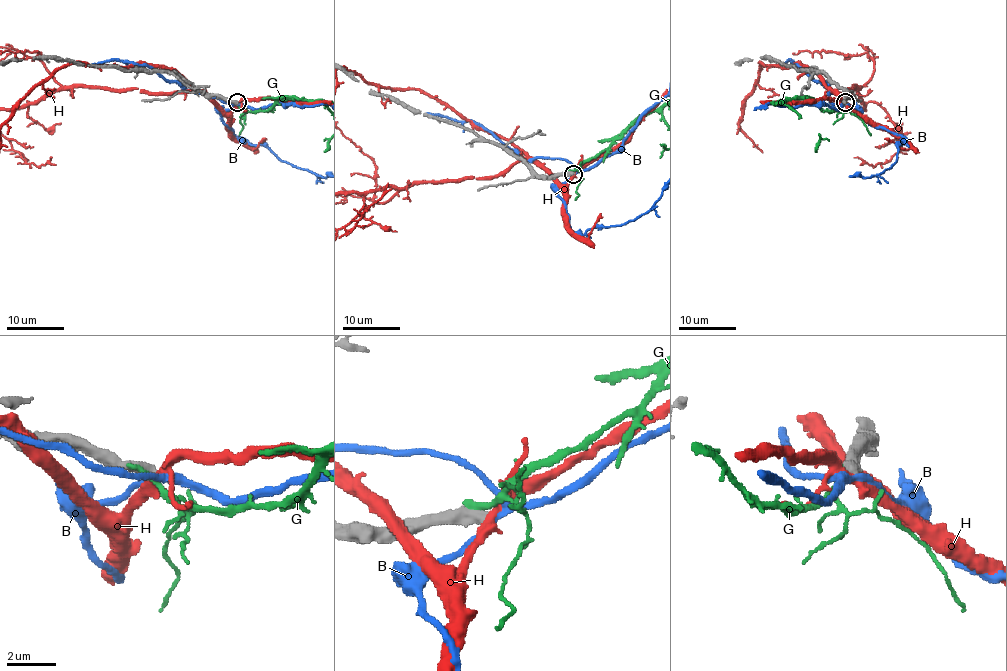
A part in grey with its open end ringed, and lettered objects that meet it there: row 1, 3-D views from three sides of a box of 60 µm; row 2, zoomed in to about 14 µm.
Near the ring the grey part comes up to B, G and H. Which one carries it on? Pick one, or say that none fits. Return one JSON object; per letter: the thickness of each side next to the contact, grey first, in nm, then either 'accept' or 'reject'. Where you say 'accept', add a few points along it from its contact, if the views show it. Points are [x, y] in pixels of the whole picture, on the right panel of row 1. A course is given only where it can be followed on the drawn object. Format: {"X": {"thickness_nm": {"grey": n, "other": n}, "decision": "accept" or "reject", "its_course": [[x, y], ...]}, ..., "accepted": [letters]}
{"B": {"thickness_nm": {"grey": 500, "other": 200}, "decision": "reject"}, "G": {"thickness_nm": {"grey": 600, "other": 280}, "decision": "reject"}, "H": {"thickness_nm": {"grey": 500, "other": 360}, "decision": "reject"}, "accepted": []}

